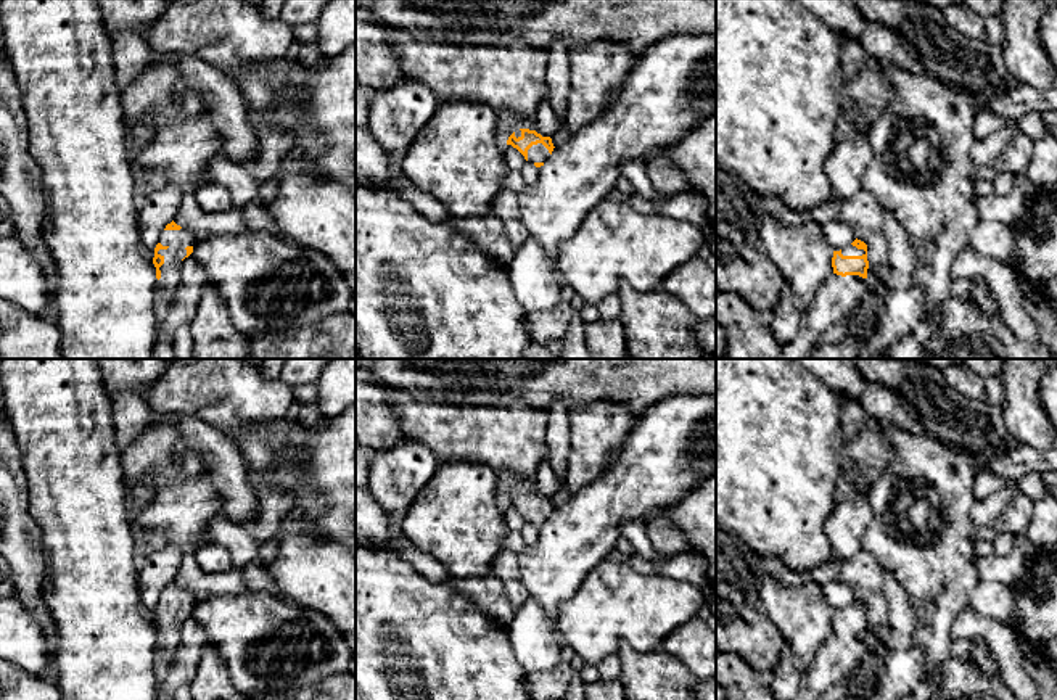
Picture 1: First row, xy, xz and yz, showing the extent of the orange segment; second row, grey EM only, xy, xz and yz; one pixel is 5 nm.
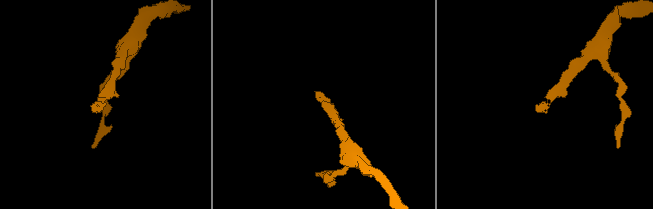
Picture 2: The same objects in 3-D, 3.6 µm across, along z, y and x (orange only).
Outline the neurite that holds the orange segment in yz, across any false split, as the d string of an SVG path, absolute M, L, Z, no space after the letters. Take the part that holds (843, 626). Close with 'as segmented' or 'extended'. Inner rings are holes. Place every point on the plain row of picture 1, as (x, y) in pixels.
M854 600L849 607L833 611L833 632L817 650L812 665L803 674L793 700L819 700L819 697L862 665L867 655L867 605Z; extended

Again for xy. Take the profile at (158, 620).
M174 581L166 586L153 618L156 655L177 650L182 621L193 613L195 600L193 592L183 591Z; extended

